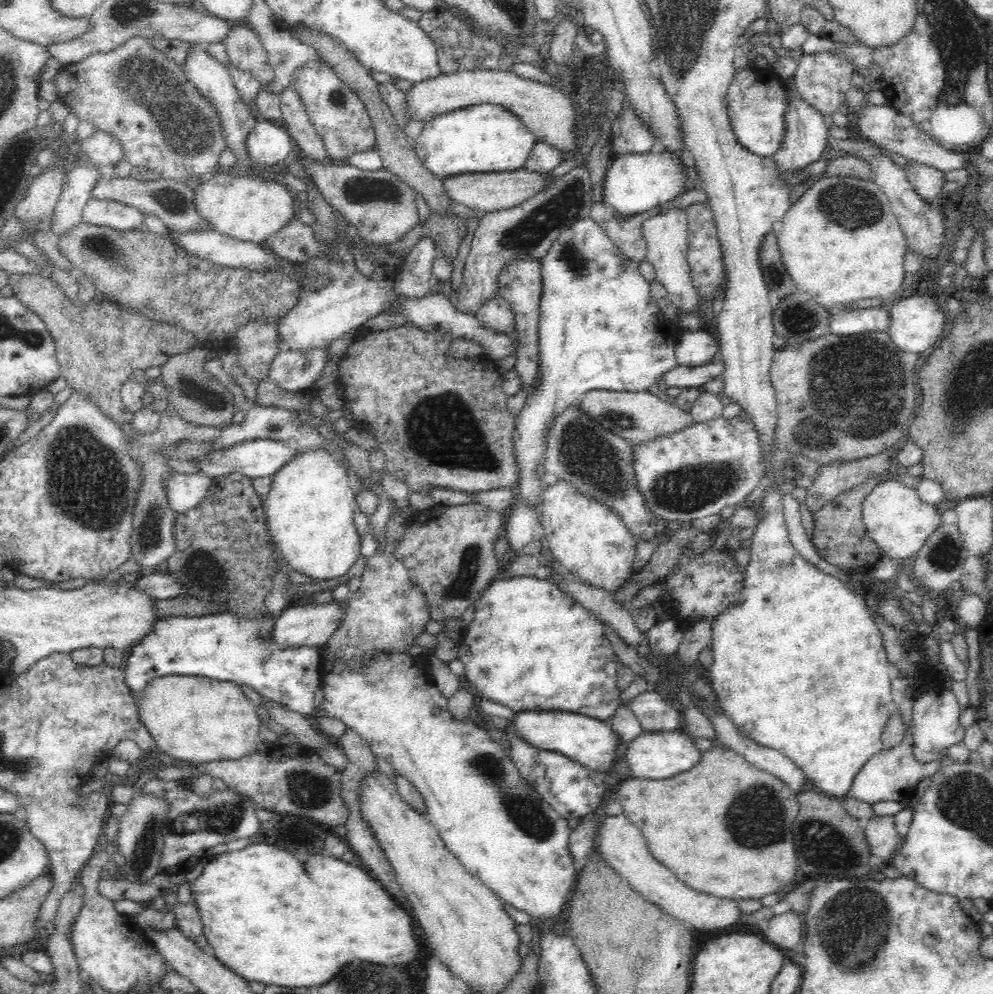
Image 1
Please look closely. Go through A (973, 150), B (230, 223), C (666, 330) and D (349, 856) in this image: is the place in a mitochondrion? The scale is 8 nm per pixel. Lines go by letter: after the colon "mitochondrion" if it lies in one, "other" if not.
A: other
B: other
C: other
D: other

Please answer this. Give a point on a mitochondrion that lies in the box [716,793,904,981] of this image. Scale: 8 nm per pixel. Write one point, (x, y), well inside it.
(852, 922)

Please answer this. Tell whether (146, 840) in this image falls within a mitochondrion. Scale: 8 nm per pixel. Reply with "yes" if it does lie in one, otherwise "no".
yes

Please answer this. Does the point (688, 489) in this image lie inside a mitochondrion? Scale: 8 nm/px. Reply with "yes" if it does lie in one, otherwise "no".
yes

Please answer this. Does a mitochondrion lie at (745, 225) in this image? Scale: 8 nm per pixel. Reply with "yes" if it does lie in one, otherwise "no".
no

